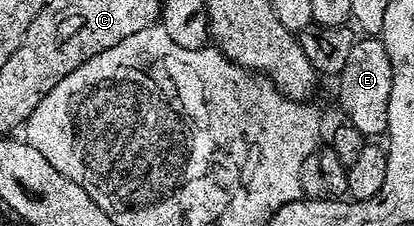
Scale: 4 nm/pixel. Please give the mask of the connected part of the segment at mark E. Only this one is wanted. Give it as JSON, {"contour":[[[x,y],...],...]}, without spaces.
{"contour":[[[362,37],[355,42],[352,54],[348,56],[348,65],[344,65],[341,75],[337,76],[338,99],[342,102],[345,122],[360,129],[367,137],[386,135],[388,125],[388,97],[392,97],[392,65],[388,49],[381,38]]]}

